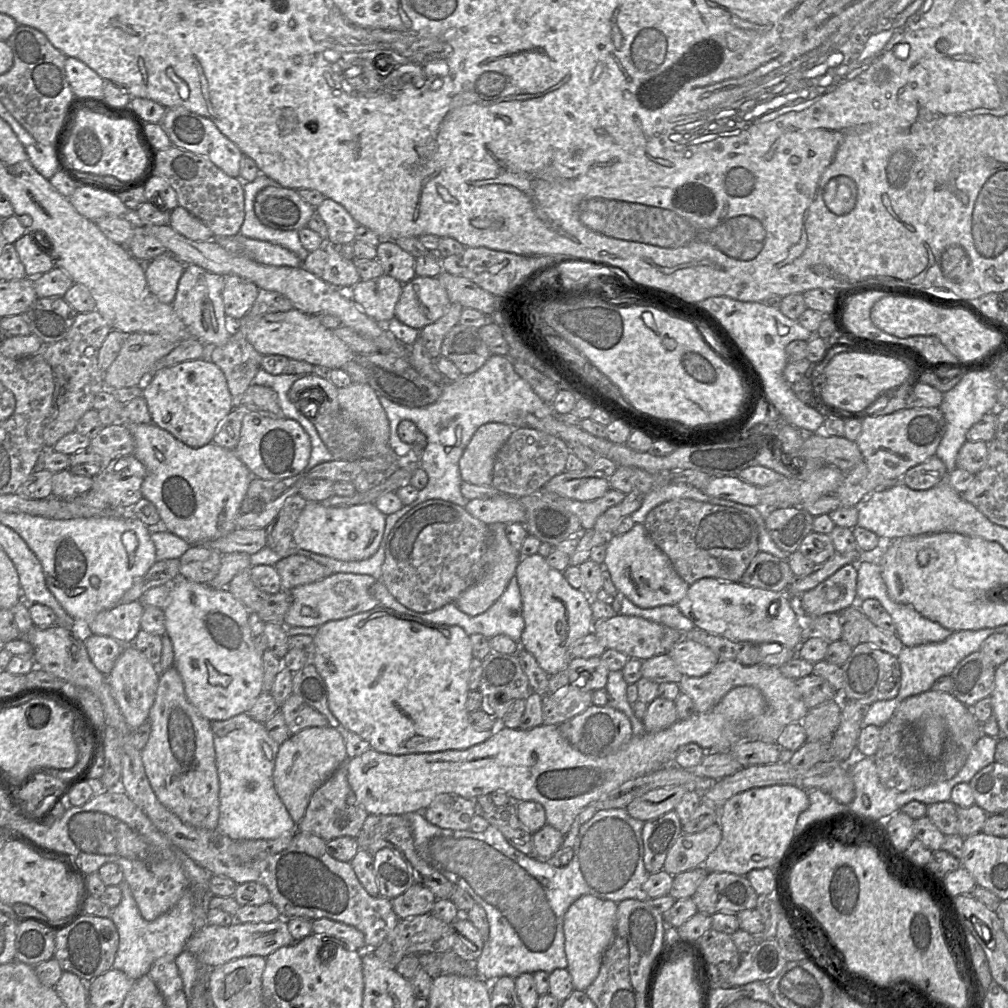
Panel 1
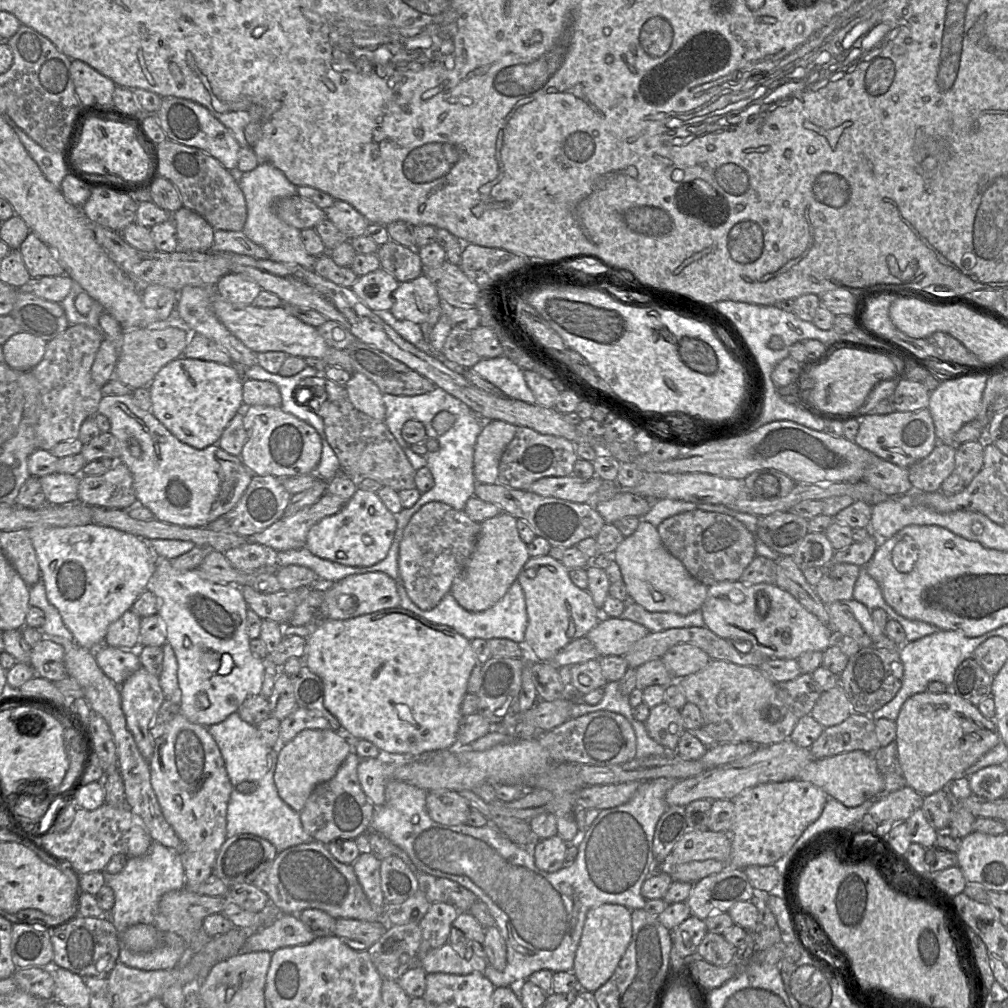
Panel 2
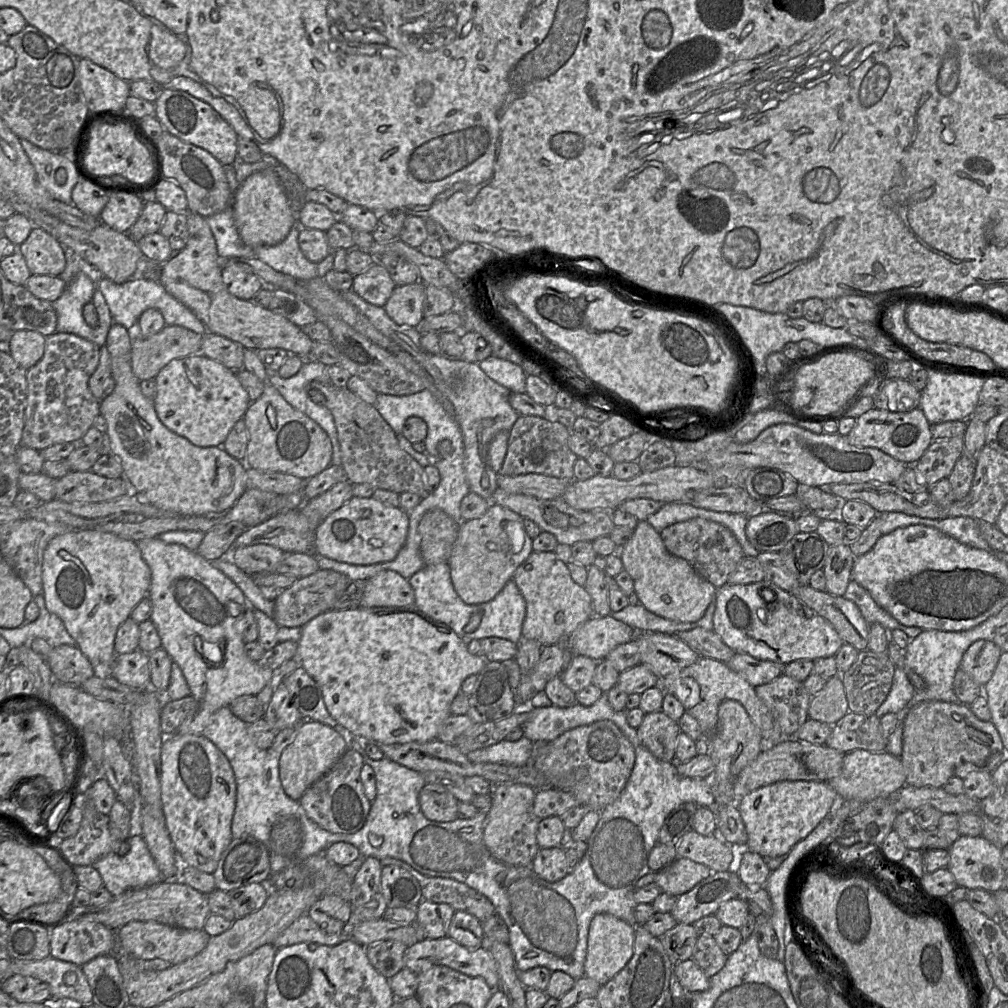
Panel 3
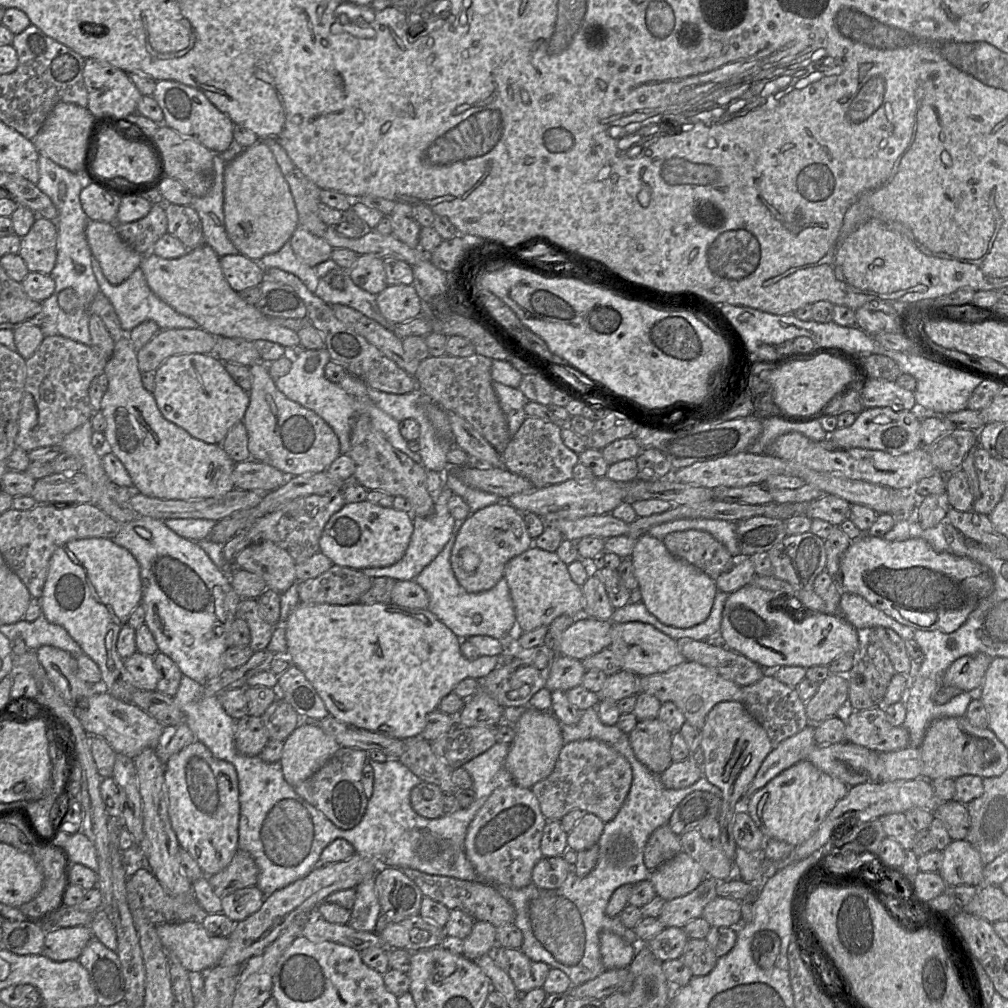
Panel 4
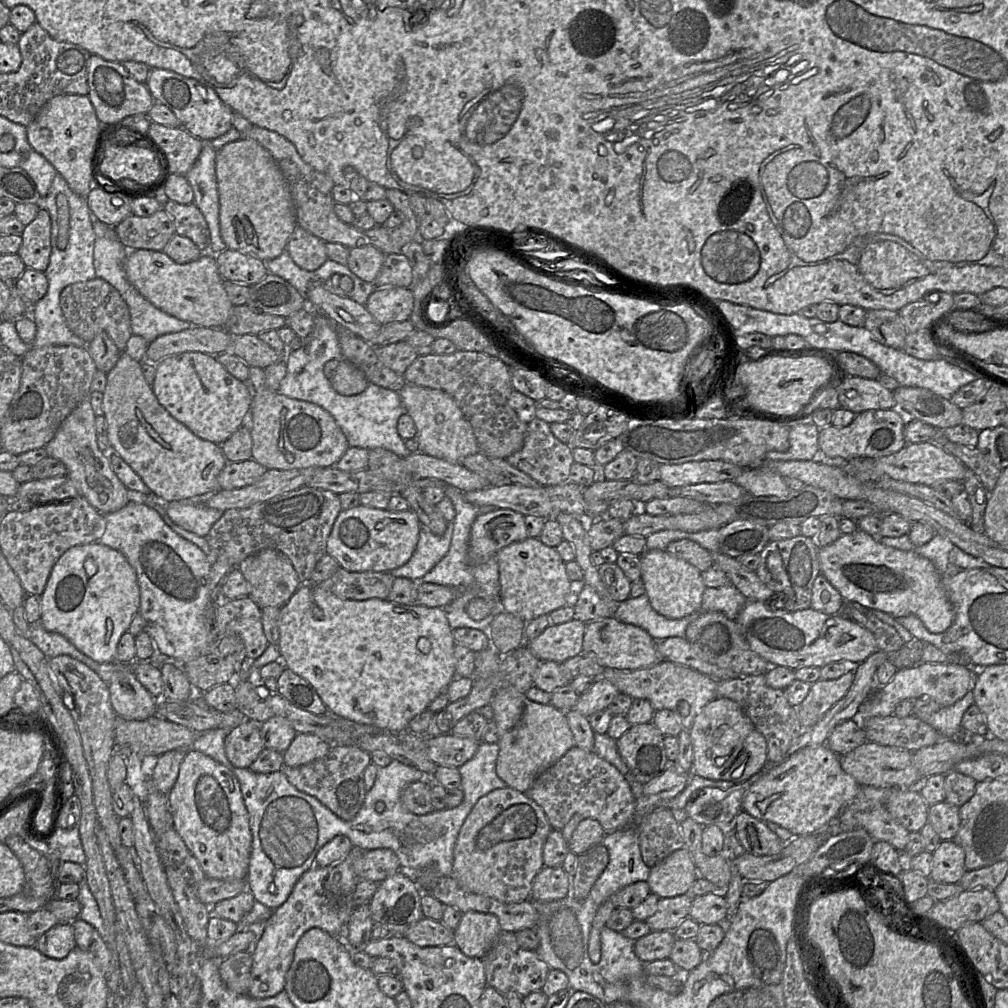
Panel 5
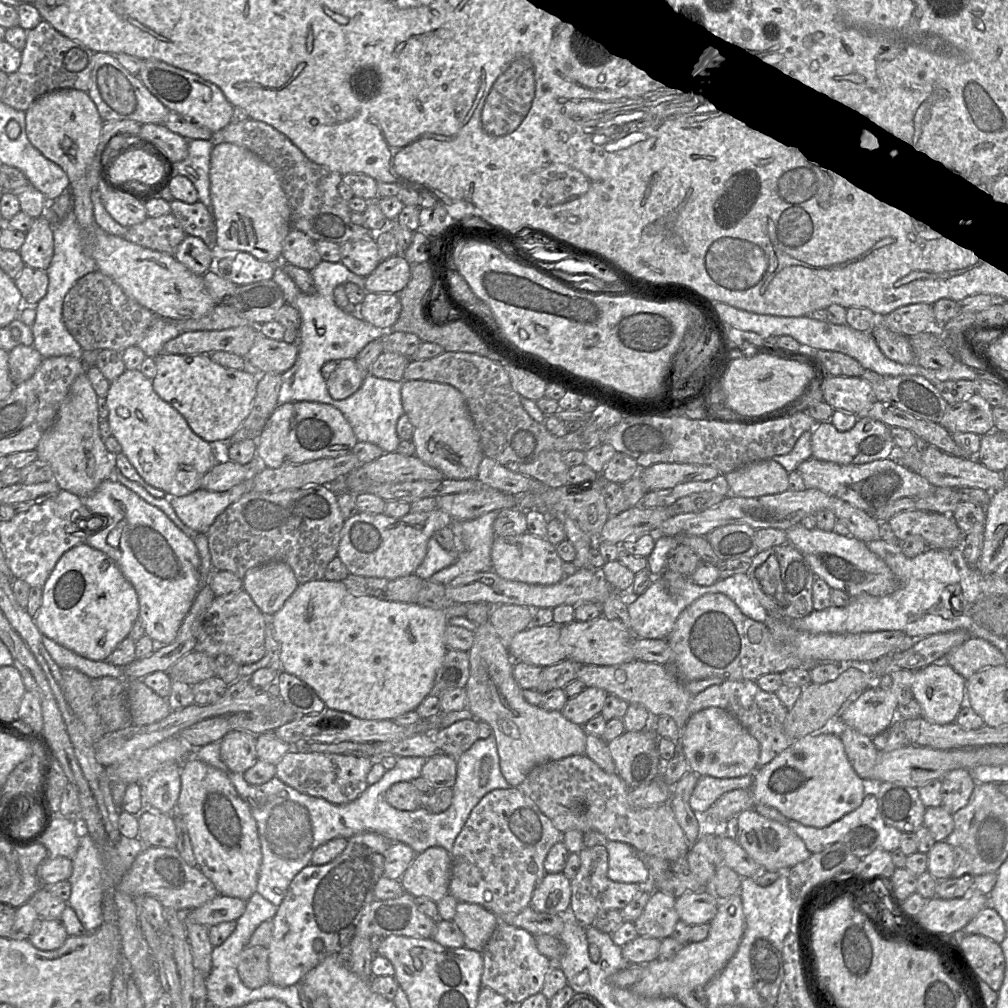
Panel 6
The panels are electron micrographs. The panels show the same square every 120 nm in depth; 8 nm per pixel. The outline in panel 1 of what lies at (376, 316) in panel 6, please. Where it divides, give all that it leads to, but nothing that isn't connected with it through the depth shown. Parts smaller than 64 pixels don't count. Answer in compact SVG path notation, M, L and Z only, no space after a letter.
M415 276L402 286L395 317L421 330L441 318L451 302L438 277Z

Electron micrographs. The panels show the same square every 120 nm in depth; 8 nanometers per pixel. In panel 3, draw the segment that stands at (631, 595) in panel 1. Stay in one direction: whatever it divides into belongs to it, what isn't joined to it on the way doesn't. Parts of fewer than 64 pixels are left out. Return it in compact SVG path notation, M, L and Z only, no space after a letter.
M646 520L638 521L631 539L619 548L618 554L625 569L634 581L634 592L640 604L649 611L664 618L677 622L695 622L705 614L710 603L716 599L717 588L698 572L683 558L672 555L665 547L661 534L657 532Z

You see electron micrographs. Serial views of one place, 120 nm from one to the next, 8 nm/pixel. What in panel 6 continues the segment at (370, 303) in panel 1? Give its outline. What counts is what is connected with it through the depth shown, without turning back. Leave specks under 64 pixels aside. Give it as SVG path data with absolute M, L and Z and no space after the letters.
M375 239L349 240L340 244L341 263L351 272L367 277L380 263Z

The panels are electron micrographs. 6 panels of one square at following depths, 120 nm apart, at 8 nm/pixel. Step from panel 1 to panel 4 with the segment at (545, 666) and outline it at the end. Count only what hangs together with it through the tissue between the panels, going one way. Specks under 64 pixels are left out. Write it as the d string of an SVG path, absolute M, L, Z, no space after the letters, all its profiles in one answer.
M532 545L506 564L504 577L508 582L514 603L518 633L529 632L540 626L549 626L561 615L574 618L584 615L582 586L573 581L568 572L568 565L556 552Z

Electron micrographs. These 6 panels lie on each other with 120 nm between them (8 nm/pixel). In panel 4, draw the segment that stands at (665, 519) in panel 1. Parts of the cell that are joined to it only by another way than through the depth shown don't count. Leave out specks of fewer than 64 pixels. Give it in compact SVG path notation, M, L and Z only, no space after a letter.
M702 530L671 532L662 541L674 557L692 564L715 581L732 558L725 545Z

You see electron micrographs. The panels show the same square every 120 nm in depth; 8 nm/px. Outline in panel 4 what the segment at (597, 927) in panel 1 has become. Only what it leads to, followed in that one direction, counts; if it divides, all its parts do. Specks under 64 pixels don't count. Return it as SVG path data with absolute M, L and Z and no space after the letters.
M609 931L600 933L599 950L606 970L627 968L636 954L636 946Z

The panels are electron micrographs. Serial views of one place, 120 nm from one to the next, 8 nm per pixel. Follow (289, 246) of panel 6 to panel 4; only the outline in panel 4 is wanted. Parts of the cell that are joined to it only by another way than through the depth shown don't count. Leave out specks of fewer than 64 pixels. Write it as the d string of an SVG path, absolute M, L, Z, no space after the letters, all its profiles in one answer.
M300 226L291 236L290 243L297 258L310 267L330 259L334 249L324 239Z

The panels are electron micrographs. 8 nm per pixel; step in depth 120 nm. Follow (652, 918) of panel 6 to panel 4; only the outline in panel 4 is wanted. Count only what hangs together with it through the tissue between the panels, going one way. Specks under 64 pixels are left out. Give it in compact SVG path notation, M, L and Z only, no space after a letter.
M706 876L689 894L666 901L658 917L665 928L683 928L688 922L702 917L704 908L717 897L718 881Z

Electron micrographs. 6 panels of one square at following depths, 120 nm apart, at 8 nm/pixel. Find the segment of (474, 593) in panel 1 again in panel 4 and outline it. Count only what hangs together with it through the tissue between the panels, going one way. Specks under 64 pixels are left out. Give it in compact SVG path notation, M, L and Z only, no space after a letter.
M500 501L479 509L462 522L451 551L451 567L457 581L467 592L483 592L493 588L504 577L506 564L533 543L523 513L507 501Z

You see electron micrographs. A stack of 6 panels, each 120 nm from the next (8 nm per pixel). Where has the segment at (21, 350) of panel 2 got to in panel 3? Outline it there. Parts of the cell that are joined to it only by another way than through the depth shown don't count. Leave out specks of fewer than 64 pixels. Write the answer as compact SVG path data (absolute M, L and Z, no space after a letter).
M14 331L9 340L9 353L17 364L28 370L42 359L45 341L46 337L36 331Z

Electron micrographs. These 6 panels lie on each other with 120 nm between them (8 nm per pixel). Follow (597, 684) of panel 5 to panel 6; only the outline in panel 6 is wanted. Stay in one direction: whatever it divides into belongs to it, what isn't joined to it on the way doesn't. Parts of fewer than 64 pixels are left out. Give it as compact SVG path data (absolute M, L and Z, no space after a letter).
M586 687L577 696L568 698L561 713L570 722L583 726L601 713L607 696L608 693L600 688Z

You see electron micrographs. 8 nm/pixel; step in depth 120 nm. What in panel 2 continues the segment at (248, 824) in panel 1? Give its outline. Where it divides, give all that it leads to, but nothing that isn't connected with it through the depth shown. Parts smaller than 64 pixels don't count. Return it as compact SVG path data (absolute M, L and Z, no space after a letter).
M234 712L221 723L209 726L208 731L221 752L232 784L226 816L227 838L253 834L268 840L278 853L314 841L304 830L300 814L286 804L277 792L274 772L278 748L270 747L263 741L257 726L246 723Z

